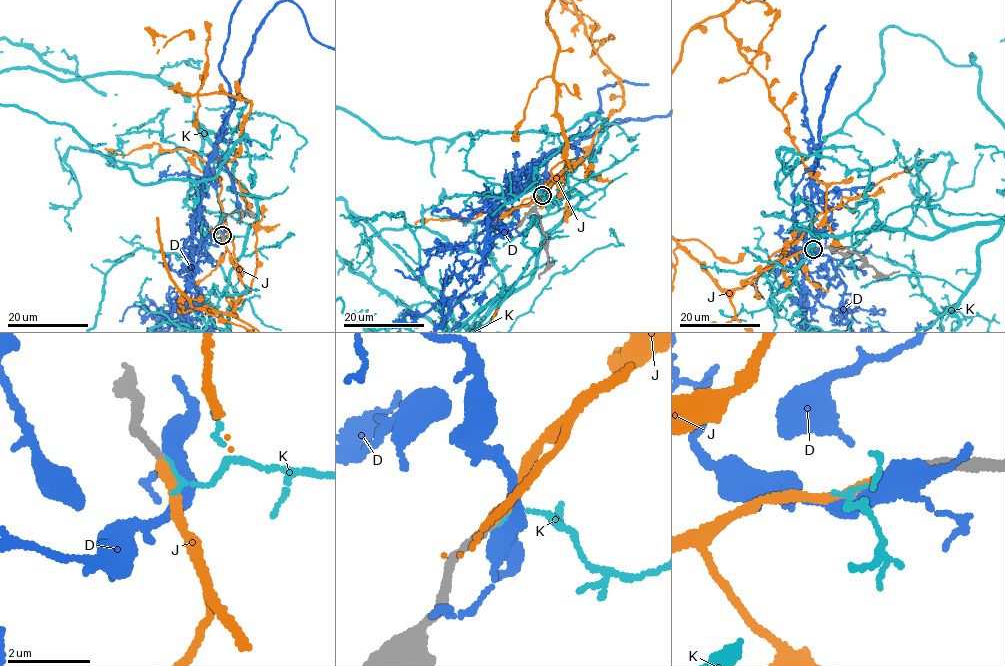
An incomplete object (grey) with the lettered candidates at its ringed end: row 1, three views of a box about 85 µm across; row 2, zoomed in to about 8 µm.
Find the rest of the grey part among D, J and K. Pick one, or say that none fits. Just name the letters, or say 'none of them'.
J

